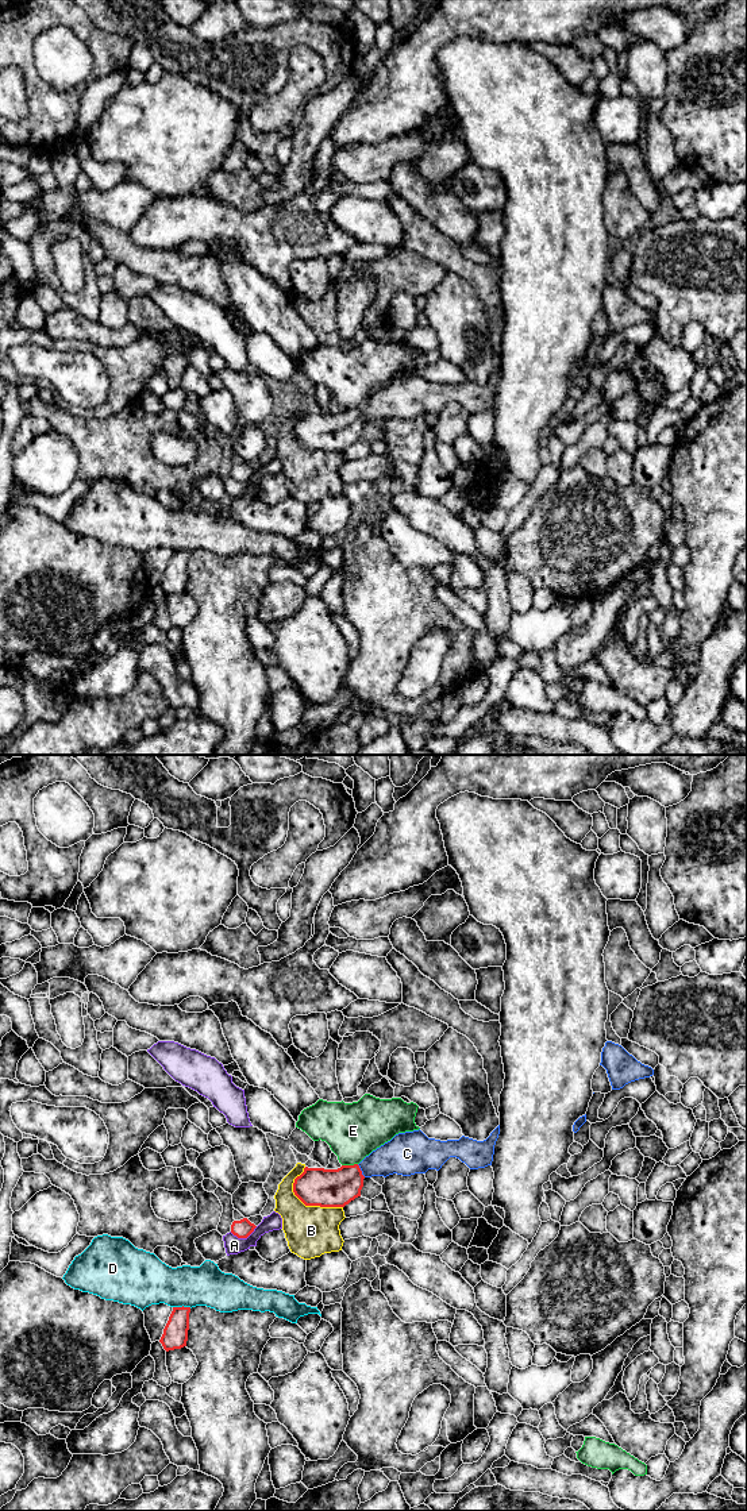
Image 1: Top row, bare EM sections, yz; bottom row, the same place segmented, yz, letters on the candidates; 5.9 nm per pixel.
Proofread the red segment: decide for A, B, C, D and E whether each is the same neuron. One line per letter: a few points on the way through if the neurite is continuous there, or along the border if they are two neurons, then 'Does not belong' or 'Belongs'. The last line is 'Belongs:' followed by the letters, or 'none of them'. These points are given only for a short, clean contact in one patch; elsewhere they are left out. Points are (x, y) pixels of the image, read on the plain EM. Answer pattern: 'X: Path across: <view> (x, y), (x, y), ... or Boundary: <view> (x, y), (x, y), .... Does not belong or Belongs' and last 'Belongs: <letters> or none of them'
A: Does not belong
B: Does not belong
C: Path across: yz (323, 431), (339, 431), (361, 415), (391, 401), (400, 400). Belongs
D: Does not belong
E: Does not belong
Belongs: C

